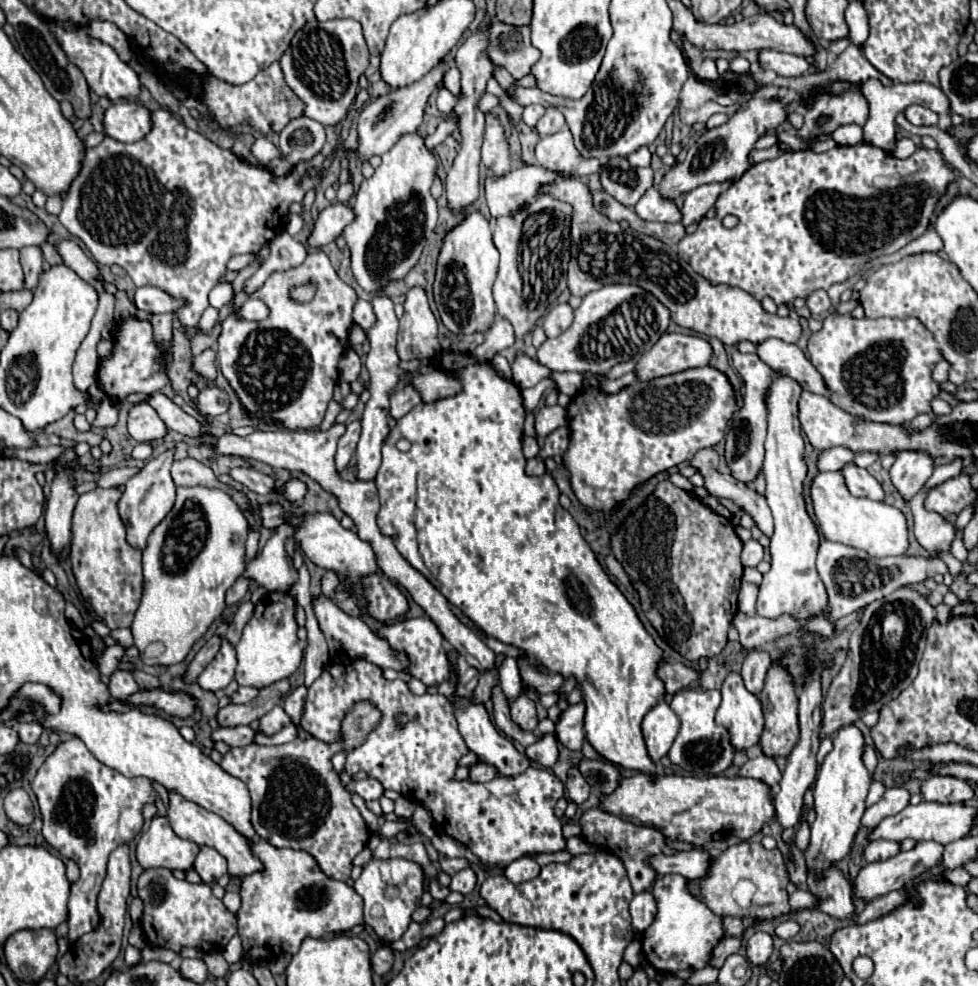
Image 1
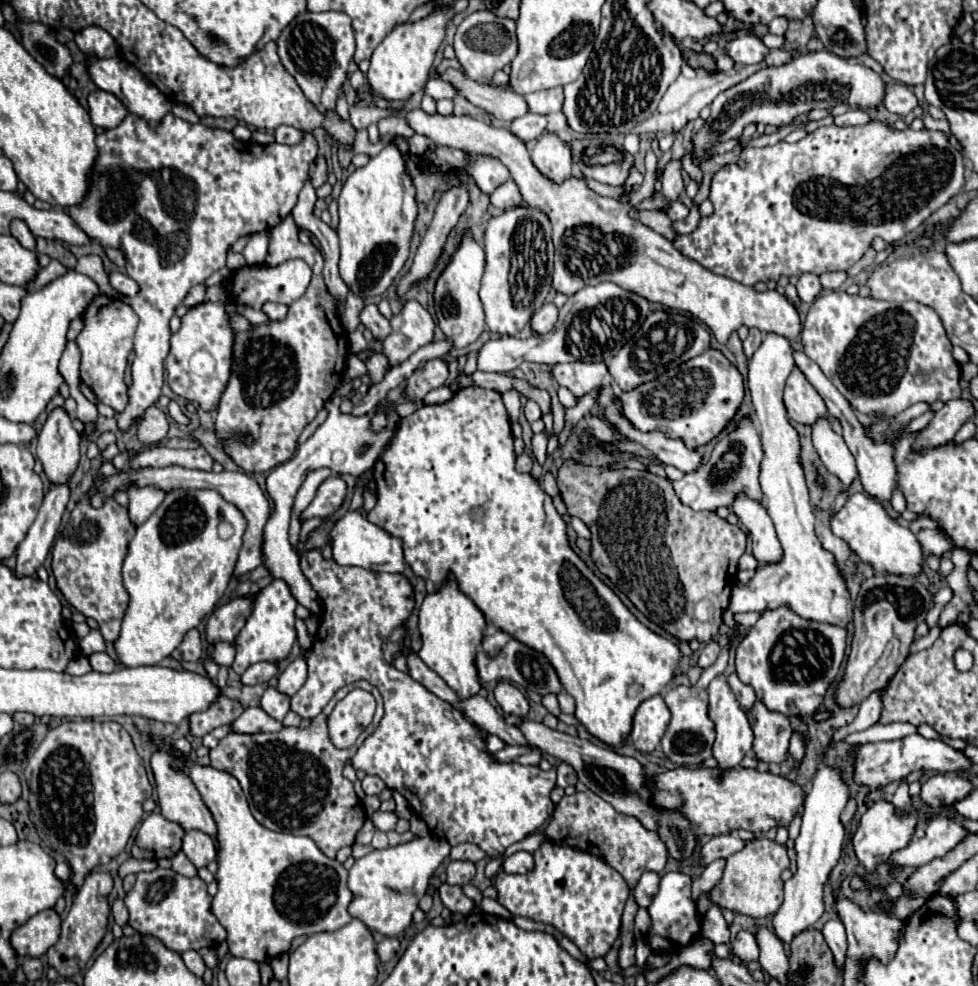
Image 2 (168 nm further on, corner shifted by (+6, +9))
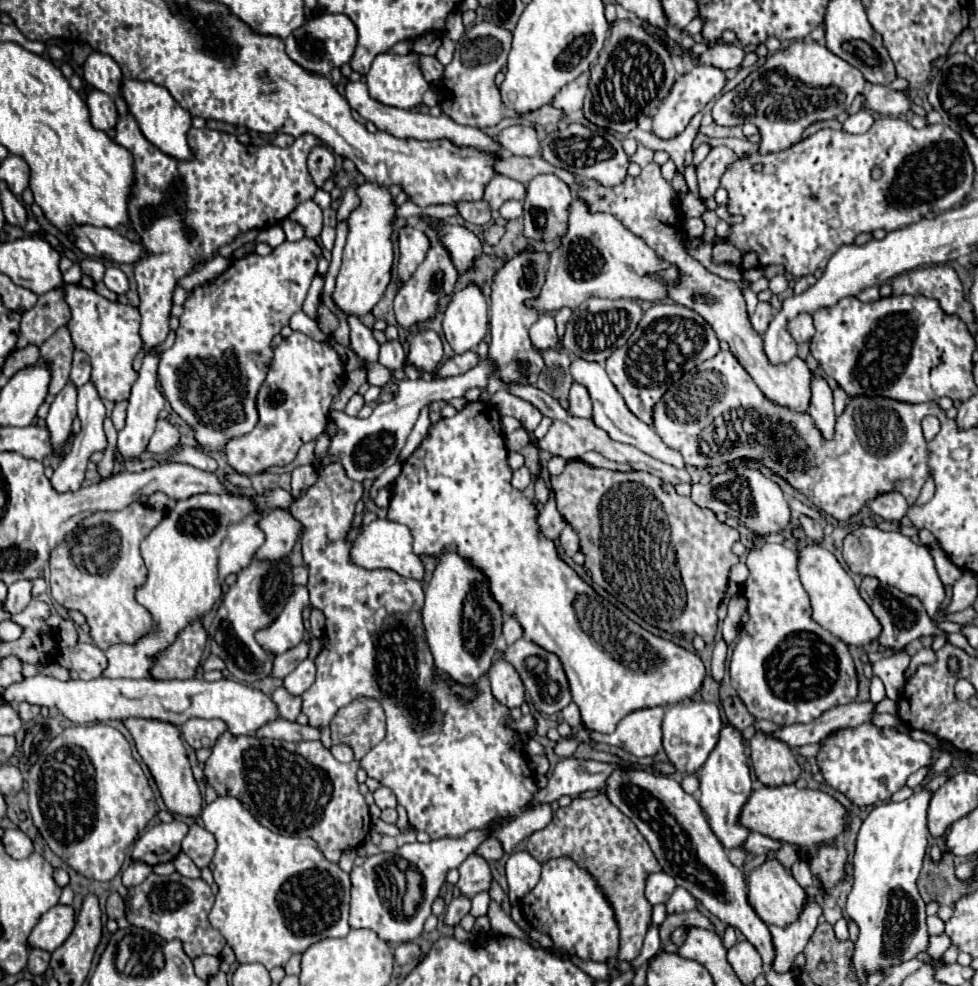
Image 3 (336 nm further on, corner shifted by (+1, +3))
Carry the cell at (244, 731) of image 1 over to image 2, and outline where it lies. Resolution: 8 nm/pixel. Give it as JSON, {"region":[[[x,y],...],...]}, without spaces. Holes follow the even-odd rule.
{"region":[[[246,708],[232,724],[232,732],[238,734],[258,734],[258,732],[278,732],[282,724],[270,718],[262,708]]]}

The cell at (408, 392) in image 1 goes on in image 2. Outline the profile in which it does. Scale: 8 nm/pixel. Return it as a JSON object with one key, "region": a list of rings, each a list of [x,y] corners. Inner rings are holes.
{"region":[[[436,358],[426,362],[422,368],[418,368],[408,380],[406,380],[406,388],[404,388],[404,396],[410,402],[422,402],[424,396],[438,388],[444,386],[444,382],[448,380],[448,366],[444,360]]]}

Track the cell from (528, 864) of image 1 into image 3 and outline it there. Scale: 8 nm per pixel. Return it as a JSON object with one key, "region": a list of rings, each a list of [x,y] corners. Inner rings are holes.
{"region":[[[513,852],[507,860],[507,882],[509,882],[509,902],[517,904],[527,896],[539,882],[541,864],[529,852]]]}

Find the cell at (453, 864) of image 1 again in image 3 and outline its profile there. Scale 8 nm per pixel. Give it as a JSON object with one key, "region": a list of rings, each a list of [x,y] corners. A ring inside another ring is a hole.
{"region":[[[489,838],[489,840],[485,840],[485,842],[477,848],[477,854],[479,854],[479,856],[483,856],[487,862],[493,862],[493,860],[499,860],[505,852],[503,852],[503,848],[501,848],[501,842],[499,842],[499,840]]]}

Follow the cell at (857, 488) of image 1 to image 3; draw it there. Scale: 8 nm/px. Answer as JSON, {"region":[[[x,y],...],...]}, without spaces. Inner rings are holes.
{"region":[[[823,376],[811,378],[811,402],[809,414],[815,420],[817,428],[823,432],[823,438],[833,438],[835,428],[835,410],[833,410],[833,396],[831,388]]]}

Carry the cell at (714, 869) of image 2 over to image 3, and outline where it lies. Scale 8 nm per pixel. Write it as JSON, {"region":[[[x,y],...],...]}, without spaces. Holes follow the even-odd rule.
{"region":[[[742,845],[736,847],[736,848],[733,848],[731,850],[728,851],[728,856],[729,859],[730,859],[730,862],[738,867],[738,868],[742,868],[744,863],[745,863],[745,860],[746,860],[746,857],[747,857],[747,852],[743,849]]]}

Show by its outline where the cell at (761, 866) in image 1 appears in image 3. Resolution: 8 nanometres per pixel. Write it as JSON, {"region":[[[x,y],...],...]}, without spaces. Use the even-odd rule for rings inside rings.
{"region":[[[777,860],[765,862],[759,868],[755,868],[747,876],[747,888],[749,888],[749,902],[755,908],[755,912],[759,914],[759,918],[765,924],[775,924],[775,926],[789,926],[789,924],[797,922],[799,914],[803,912],[807,898],[809,898],[807,892],[791,876],[791,870],[783,868]]]}

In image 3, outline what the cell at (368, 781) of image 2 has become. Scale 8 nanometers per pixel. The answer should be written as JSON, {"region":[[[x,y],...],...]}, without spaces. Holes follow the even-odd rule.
{"region":[[[379,788],[375,790],[375,804],[379,808],[395,808],[397,806],[397,800],[395,800],[395,794],[389,790],[389,788]]]}

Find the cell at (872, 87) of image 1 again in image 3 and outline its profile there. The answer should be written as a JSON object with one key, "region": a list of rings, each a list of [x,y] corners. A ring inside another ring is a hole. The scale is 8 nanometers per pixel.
{"region":[[[803,40],[803,42],[793,42],[791,46],[775,52],[773,56],[767,56],[767,60],[757,70],[753,70],[741,84],[737,84],[733,90],[721,94],[715,100],[711,114],[717,124],[725,124],[725,126],[735,126],[735,124],[745,124],[745,122],[755,124],[761,132],[759,154],[781,152],[781,150],[797,144],[801,140],[803,130],[809,124],[835,118],[841,112],[849,110],[853,98],[863,92],[865,84],[867,82],[857,68],[849,66],[845,60],[841,60],[839,56],[829,52],[823,44],[819,44],[815,40]]]}

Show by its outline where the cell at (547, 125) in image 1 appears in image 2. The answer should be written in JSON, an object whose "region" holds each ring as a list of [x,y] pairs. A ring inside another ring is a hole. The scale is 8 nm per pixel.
{"region":[[[528,112],[520,118],[516,118],[512,122],[512,132],[522,140],[522,142],[528,142],[528,140],[534,140],[538,138],[544,130],[546,130],[546,122],[548,118],[542,116],[542,114],[534,114],[534,112]]]}

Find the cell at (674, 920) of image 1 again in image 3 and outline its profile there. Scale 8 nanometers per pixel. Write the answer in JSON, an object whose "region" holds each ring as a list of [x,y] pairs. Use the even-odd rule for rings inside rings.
{"region":[[[675,888],[673,896],[667,902],[667,912],[681,912],[693,908],[695,908],[695,898],[685,888]]]}

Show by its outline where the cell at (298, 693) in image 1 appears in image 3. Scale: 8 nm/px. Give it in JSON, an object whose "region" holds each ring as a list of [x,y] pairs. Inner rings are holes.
{"region":[[[307,658],[289,676],[285,676],[283,686],[291,694],[303,694],[313,682],[315,682],[315,662]]]}

